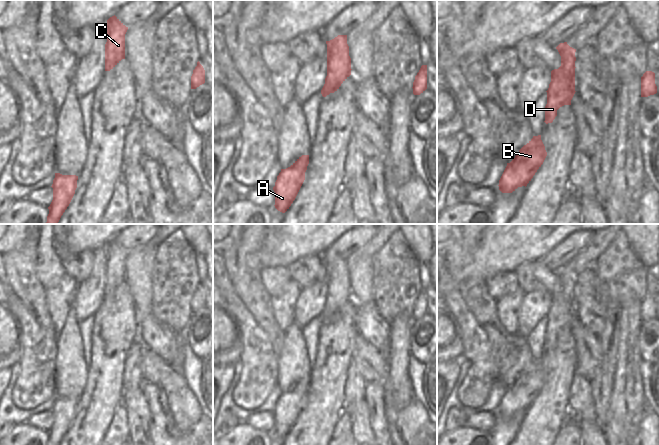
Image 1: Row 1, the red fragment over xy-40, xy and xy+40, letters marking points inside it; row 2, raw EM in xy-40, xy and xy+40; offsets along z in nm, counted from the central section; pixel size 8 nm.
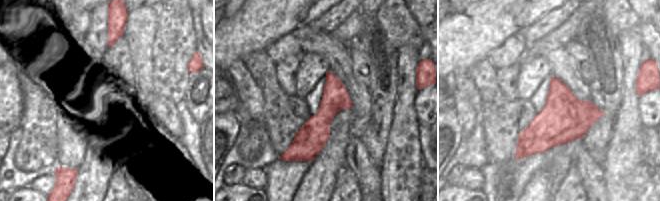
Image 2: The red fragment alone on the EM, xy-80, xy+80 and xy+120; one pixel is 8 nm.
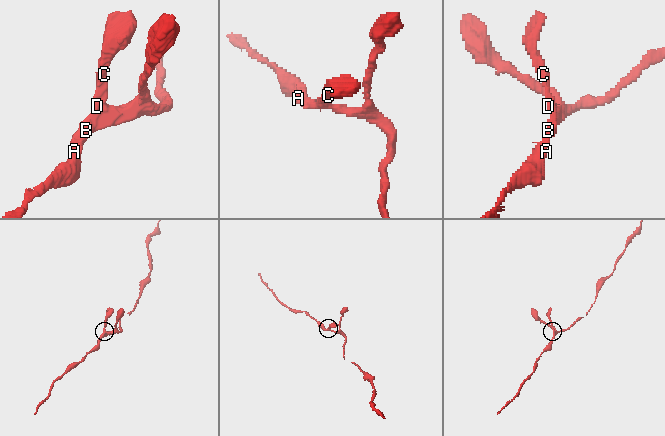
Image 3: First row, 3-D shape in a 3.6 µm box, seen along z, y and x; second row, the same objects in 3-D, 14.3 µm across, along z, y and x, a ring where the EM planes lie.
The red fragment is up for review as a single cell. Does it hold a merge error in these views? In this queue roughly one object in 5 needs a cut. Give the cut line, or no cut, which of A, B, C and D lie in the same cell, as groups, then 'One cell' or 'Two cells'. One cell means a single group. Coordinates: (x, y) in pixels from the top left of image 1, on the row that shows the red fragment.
No split. Groups: A B C D. One cell

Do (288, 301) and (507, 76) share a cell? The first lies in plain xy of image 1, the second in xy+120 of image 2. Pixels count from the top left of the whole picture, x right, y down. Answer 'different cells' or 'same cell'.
same cell

